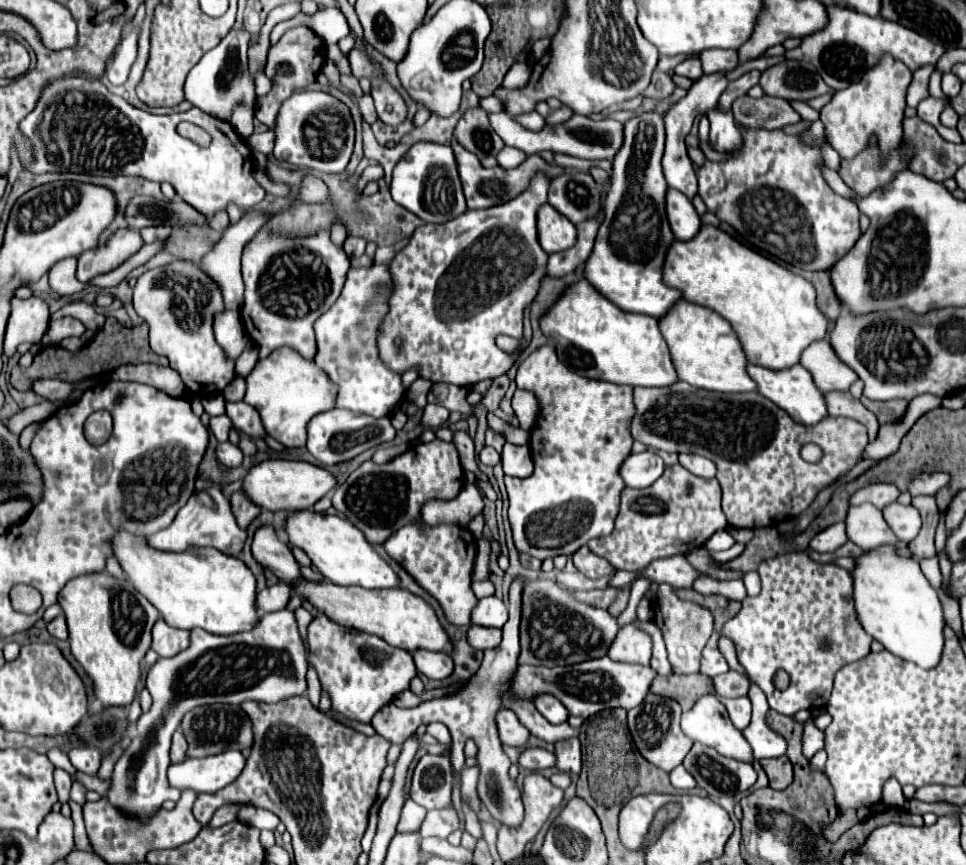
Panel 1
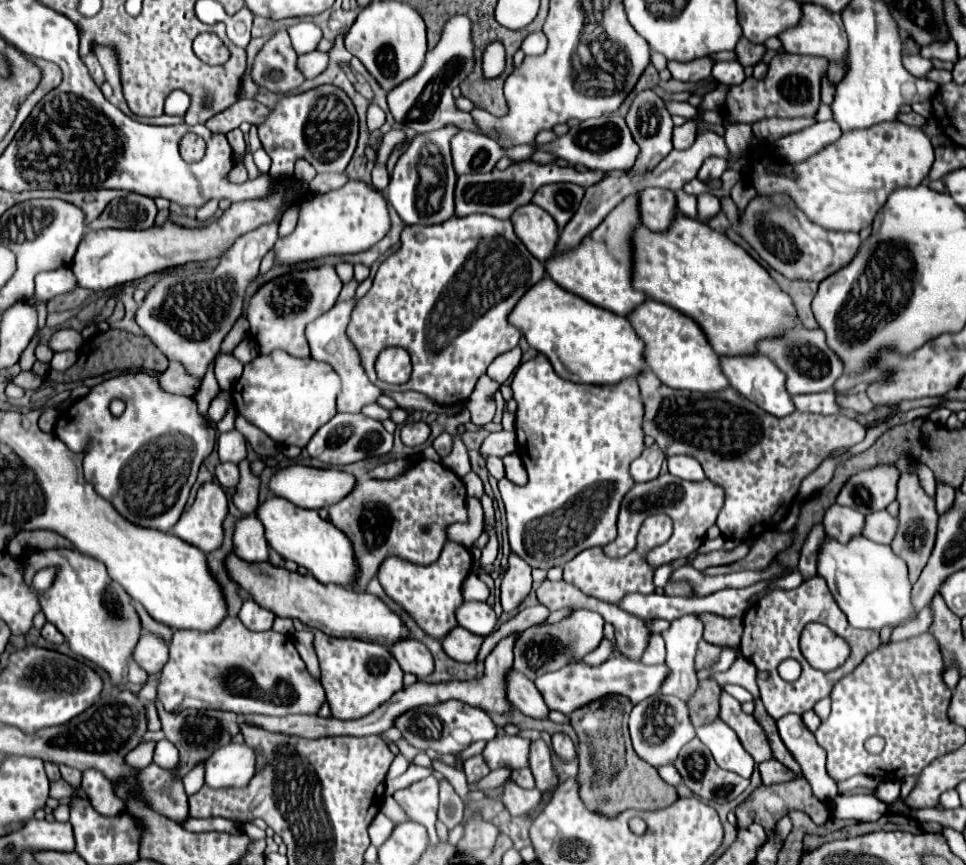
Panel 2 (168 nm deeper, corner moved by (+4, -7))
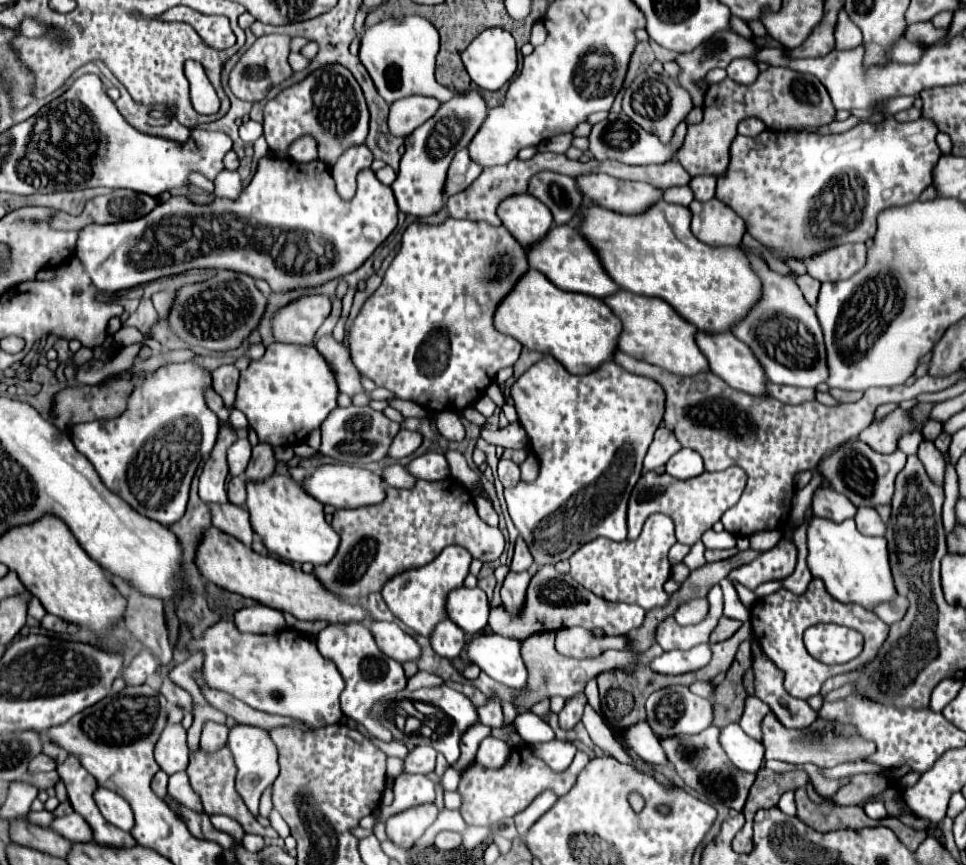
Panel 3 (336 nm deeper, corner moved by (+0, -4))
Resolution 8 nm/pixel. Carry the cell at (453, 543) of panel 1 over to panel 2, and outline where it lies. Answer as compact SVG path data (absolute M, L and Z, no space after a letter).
M447 542L443 546L443 552L441 552L439 560L429 564L429 566L417 566L409 560L399 558L399 556L389 556L381 564L377 578L379 578L381 586L385 588L385 592L397 604L401 604L427 634L441 640L455 626L459 626L455 612L457 612L459 604L463 604L461 584L471 574L471 568L473 568L471 552L463 544Z

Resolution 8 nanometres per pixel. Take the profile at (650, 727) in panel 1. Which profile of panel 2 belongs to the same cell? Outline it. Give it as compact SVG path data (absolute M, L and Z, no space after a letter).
M655 694L633 706L629 716L629 732L637 756L643 758L653 768L673 764L675 758L679 756L679 748L683 748L689 740L695 738L693 724L689 722L687 704L675 696L663 696L663 694Z

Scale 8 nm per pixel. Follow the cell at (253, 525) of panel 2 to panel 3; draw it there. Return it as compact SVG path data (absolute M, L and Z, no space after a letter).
M209 503L211 521L217 529L221 529L227 535L235 535L243 545L251 545L253 541L253 529L249 523L249 513L241 507L235 507L231 503Z

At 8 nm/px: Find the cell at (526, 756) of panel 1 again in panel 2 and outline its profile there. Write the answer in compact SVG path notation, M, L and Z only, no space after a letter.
M499 728L499 736L487 742L481 756L491 770L497 768L519 770L529 766L529 748L531 748L531 740L521 736L505 736L503 728Z

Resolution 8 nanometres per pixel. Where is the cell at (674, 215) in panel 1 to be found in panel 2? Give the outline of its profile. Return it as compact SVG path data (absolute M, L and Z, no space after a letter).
M645 188L639 208L643 212L643 226L653 232L669 230L677 218L677 198L671 190Z

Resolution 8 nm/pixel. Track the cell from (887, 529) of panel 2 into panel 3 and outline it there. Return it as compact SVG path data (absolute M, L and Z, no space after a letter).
M859 507L855 523L863 535L881 535L881 537L885 535L885 525L873 507Z

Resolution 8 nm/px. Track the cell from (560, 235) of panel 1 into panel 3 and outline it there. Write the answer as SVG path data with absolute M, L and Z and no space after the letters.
M529 193L507 197L497 207L497 217L523 247L539 241L553 225L551 211Z

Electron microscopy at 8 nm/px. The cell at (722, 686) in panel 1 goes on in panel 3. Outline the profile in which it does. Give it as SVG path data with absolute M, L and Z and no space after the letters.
M767 713L767 717L763 719L763 745L765 745L765 759L779 759L795 765L813 763L817 767L835 767L839 763L867 759L869 755L875 753L875 743L863 739L853 725L817 717L805 729L787 729L785 725L781 725L775 713Z

